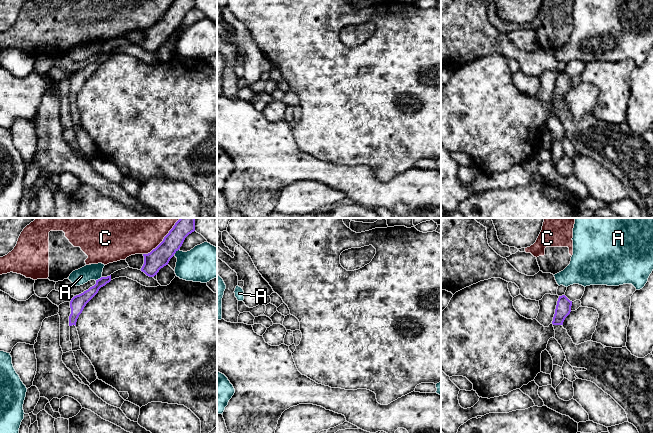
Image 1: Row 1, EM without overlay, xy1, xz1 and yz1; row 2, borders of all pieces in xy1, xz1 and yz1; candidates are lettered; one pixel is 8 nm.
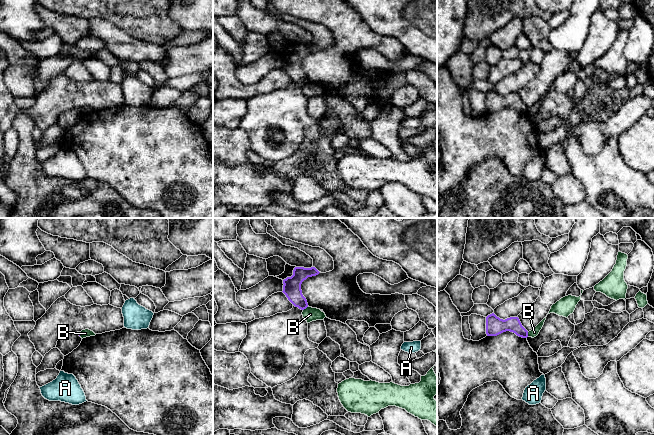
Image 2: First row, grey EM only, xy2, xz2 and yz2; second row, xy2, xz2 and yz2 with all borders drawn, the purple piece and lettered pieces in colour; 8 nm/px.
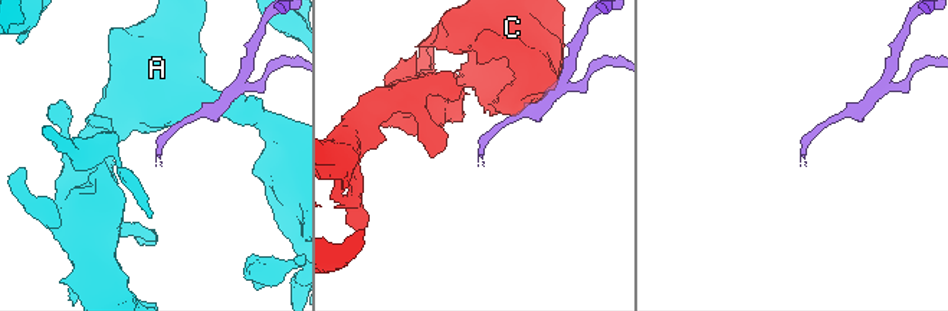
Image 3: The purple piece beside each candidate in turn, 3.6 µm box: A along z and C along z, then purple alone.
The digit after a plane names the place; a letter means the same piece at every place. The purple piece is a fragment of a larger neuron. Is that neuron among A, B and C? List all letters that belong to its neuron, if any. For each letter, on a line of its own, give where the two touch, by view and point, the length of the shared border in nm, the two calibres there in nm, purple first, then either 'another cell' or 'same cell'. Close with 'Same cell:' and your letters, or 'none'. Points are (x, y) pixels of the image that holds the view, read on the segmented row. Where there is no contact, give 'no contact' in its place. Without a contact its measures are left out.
A: meets purple in xy1 at (98, 279); contact 70 nm long; 120 nm thick on the purple side, 130 nm on the other; another cell
B: meets purple in xz2 at (305, 308); contact 60 nm long; 140 nm thick on the purple side, 120 nm on the other; another cell
C: meets purple in xy1 at (163, 239); contact 420 nm long; 160 nm thick on the purple side, 500 nm on the other; another cell
Same cell: none

